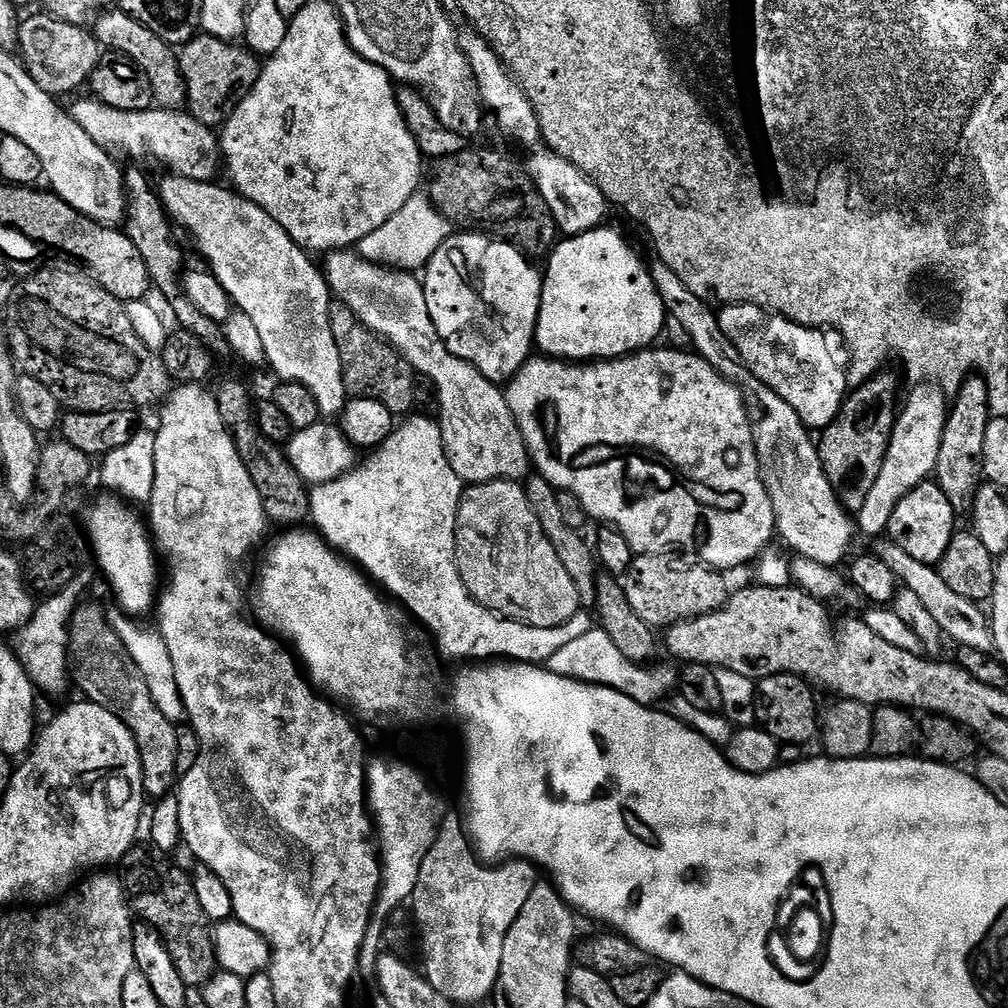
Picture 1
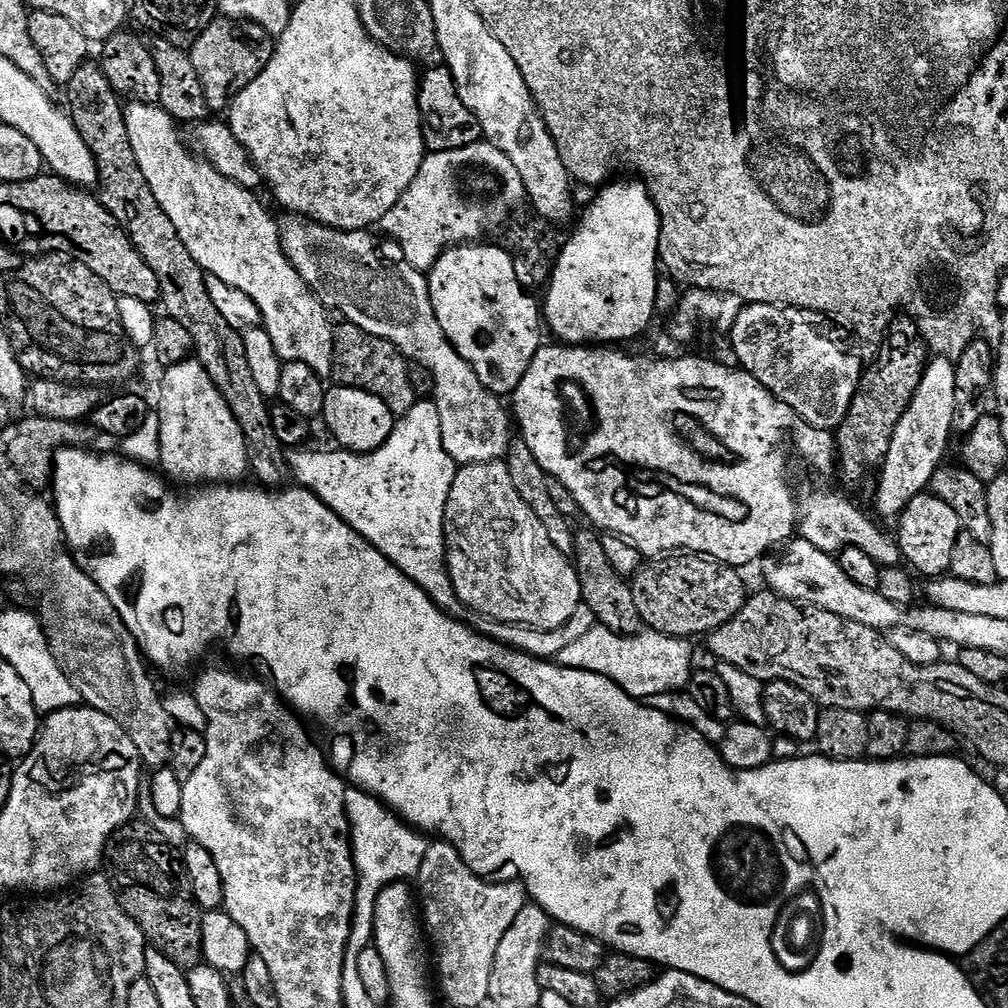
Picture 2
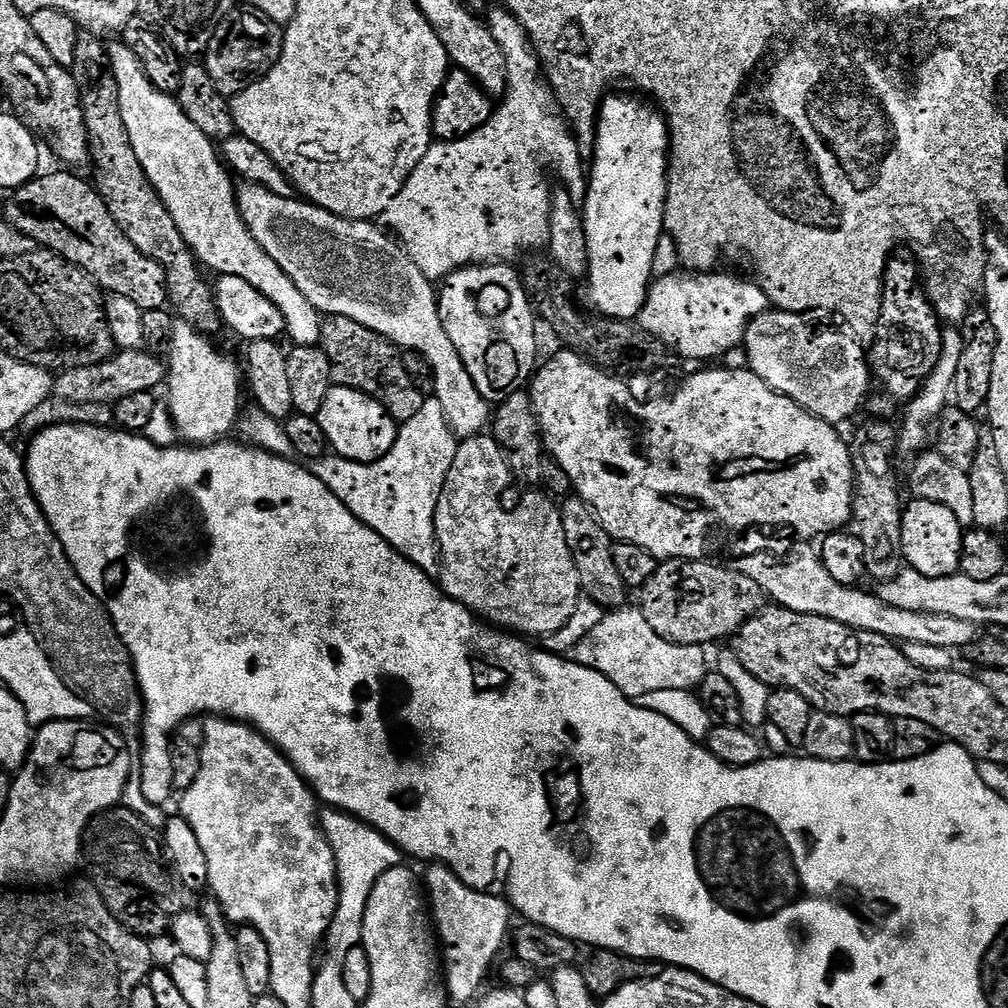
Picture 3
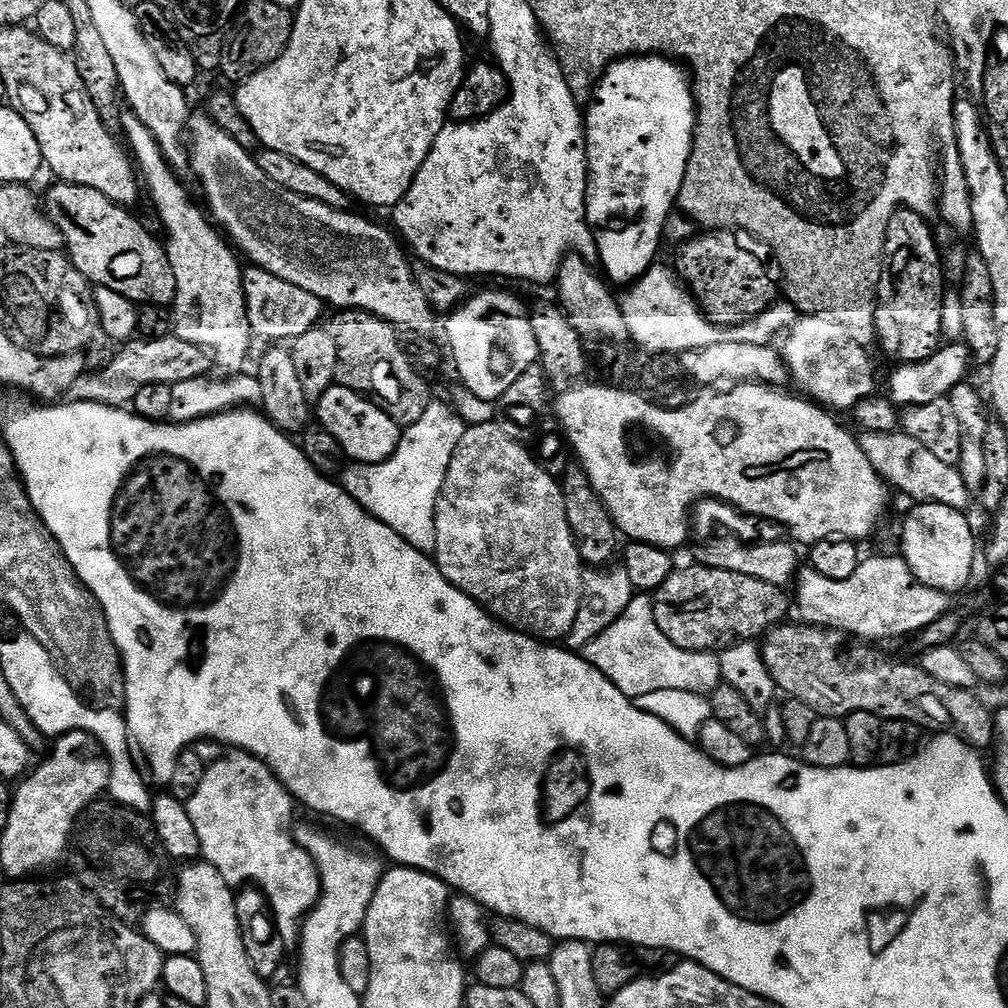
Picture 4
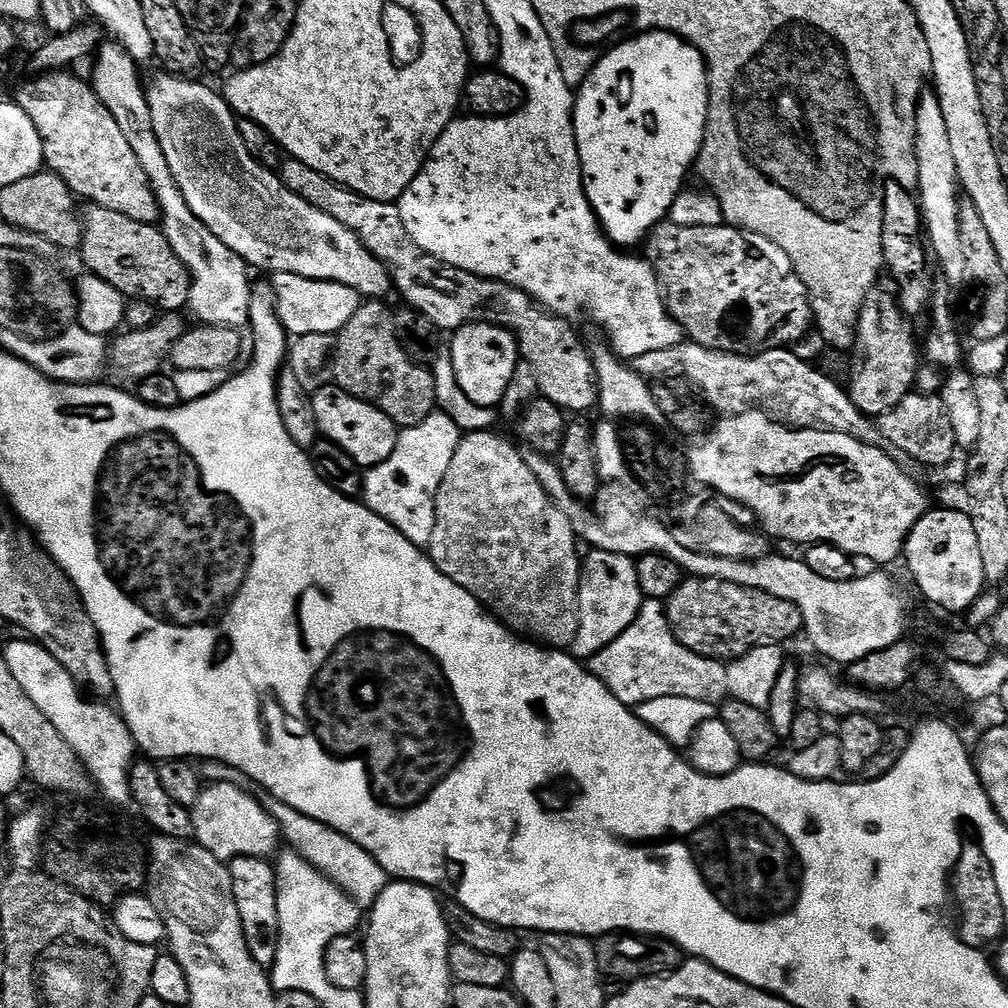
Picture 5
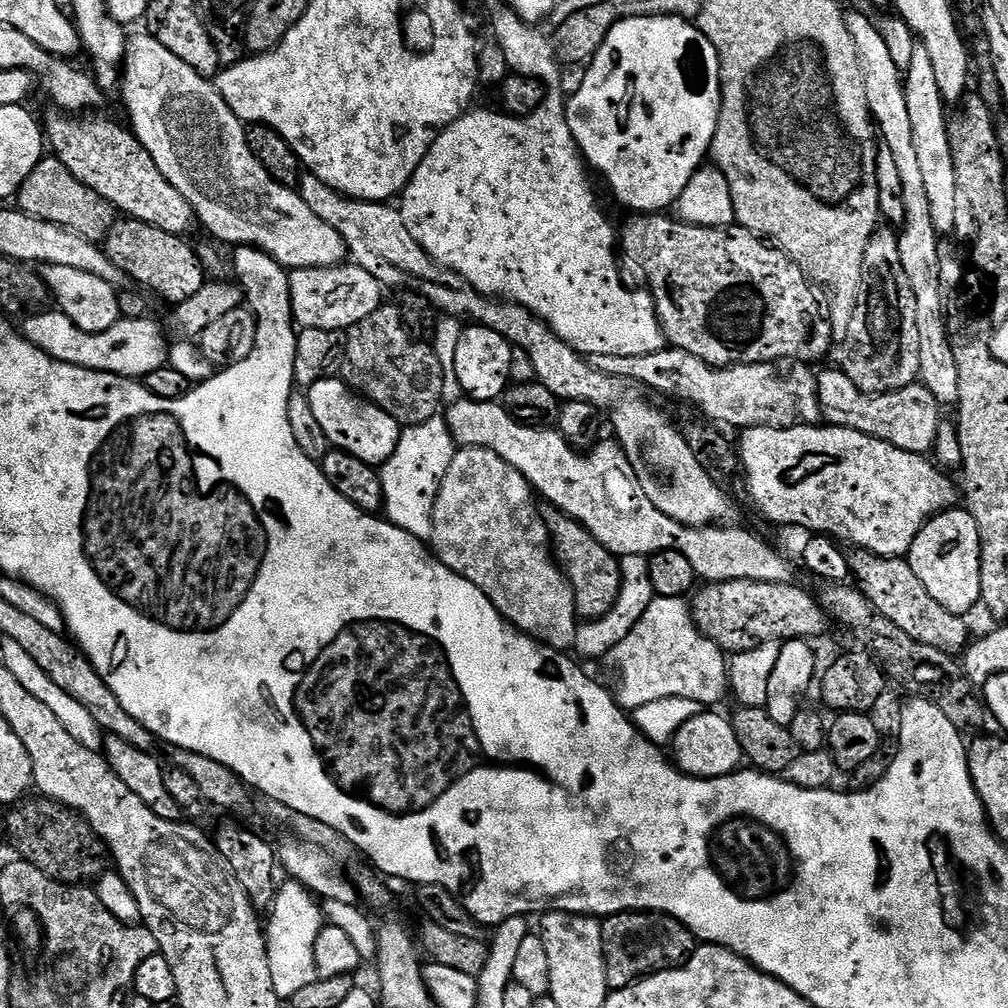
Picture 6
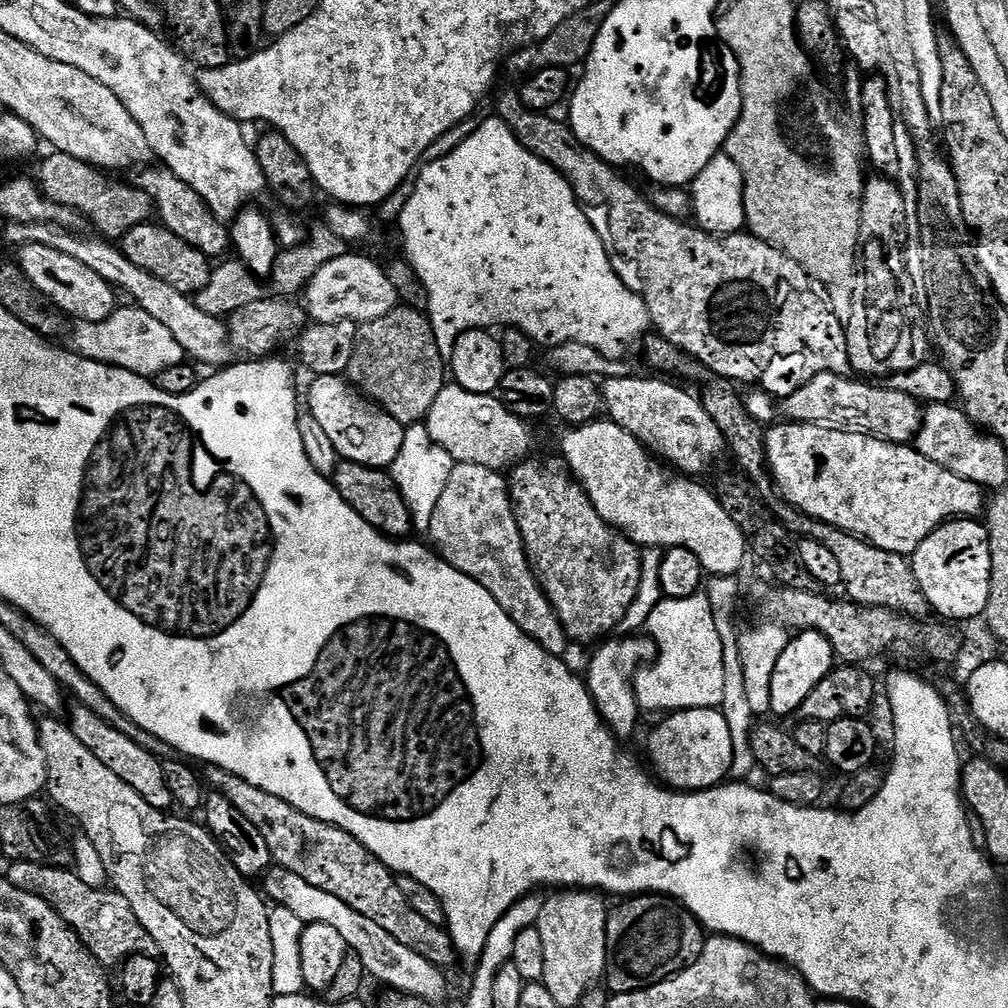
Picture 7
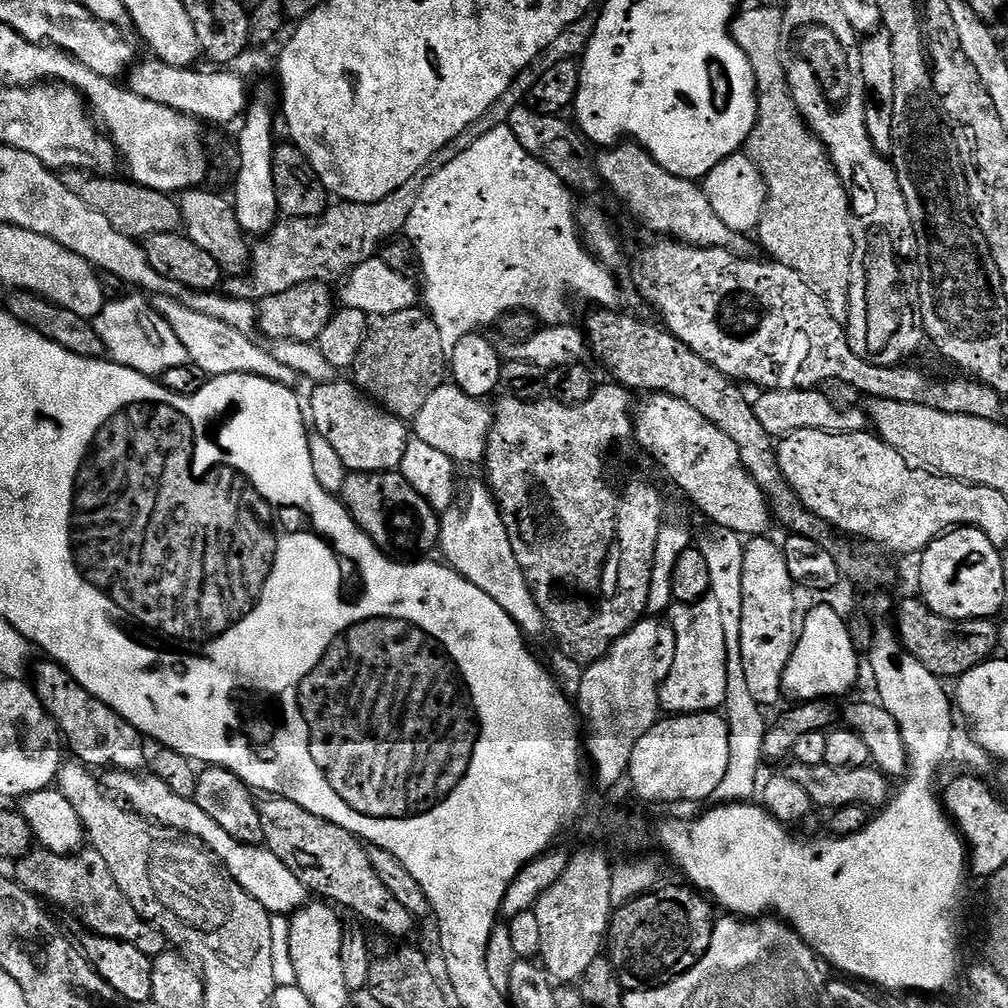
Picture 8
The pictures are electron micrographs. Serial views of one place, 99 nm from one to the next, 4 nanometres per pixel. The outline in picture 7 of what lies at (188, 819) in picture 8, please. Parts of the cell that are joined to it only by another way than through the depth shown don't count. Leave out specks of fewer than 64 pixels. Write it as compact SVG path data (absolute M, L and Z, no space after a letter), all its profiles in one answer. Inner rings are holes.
M279 866L273 867L263 877L262 892L273 905L285 908L298 914L304 924L325 924L334 926L338 934L342 934L342 942L346 942L349 953L355 954L362 962L365 973L376 980L381 980L385 989L404 992L410 996L422 997L434 1006L444 1001L448 992L445 971L432 963L412 948L403 946L382 926L370 922L370 918L362 918L358 910L350 910L342 898L334 898L334 894L326 894L326 890L318 890L318 886L310 886L306 878L298 878L290 870Z

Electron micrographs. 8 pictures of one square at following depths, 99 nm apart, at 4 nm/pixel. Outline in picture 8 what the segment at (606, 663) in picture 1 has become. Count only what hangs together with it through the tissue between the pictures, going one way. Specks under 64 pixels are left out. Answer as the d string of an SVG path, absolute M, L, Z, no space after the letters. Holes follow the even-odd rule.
M711 595L692 604L673 603L666 613L676 635L674 666L660 688L660 707L668 714L716 712L726 698L727 648L721 609Z

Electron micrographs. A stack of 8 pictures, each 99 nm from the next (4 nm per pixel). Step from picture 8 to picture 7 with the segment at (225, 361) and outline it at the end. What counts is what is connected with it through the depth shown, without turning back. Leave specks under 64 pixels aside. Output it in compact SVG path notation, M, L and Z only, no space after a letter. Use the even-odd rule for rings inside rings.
M13 224L7 225L4 236L15 246L26 244L41 244L50 246L54 250L62 250L62 254L70 254L70 258L78 258L82 266L90 266L94 274L98 274L113 289L121 287L134 297L135 307L146 310L150 318L155 318L174 334L174 342L182 346L185 357L191 358L197 365L209 364L212 370L220 370L231 365L234 360L232 343L228 337L228 325L218 317L198 310L192 296L184 296L174 286L162 282L162 278L154 278L142 266L134 266L130 258L124 256L123 251L115 243L103 238L91 240L88 236L79 236L79 231L61 228L58 224Z

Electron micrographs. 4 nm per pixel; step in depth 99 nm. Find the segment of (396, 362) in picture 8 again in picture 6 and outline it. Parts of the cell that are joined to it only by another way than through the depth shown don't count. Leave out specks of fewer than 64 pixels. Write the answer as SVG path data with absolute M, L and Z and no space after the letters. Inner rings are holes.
M384 302L368 318L347 330L348 345L344 355L342 379L349 388L369 399L386 414L390 414L401 426L421 424L434 418L441 411L444 400L444 379L446 373L431 343L421 342L413 337L402 322L402 314L395 303Z

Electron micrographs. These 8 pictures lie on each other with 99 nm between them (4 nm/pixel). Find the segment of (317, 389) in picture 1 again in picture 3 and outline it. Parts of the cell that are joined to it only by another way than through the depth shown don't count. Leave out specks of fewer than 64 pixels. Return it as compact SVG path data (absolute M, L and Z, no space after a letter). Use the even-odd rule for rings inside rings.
M111 45L108 59L112 62L122 118L126 121L134 152L142 162L142 170L146 170L146 178L150 178L166 210L170 210L170 218L174 218L178 230L182 230L182 238L186 238L196 259L205 269L213 268L220 276L237 275L246 279L276 303L285 318L286 336L293 340L293 345L319 345L322 340L321 313L256 241L241 211L234 184L232 188L229 169L213 139L195 125L189 109L177 97L176 101L167 96L154 83L135 47Z

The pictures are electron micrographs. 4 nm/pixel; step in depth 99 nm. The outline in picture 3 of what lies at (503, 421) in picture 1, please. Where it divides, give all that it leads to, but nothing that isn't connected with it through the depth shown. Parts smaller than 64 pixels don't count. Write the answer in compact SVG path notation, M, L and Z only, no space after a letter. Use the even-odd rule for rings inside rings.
M244 182L241 185L238 188L238 199L248 228L262 248L278 262L278 266L282 266L294 286L302 290L302 294L315 306L316 311L325 317L350 318L382 334L401 349L409 348L410 351L425 356L432 363L432 372L436 375L435 399L442 402L442 408L446 410L446 420L452 427L453 434L458 438L481 435L493 419L493 405L480 393L458 350L454 350L454 342L450 342L450 334L446 334L442 326L437 289L433 281L412 261L411 255L379 223L340 216L318 207L307 199L295 200L292 196L271 192L273 189L266 184Z

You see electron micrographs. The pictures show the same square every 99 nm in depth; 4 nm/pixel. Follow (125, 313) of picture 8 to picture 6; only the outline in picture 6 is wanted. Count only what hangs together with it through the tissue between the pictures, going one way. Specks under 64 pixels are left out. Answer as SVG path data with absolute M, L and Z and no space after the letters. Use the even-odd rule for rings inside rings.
M44 310L39 314L32 314L27 317L29 320L26 335L31 344L38 346L56 360L129 378L149 376L154 370L167 365L169 341L164 341L159 326L150 318L141 320L121 319L105 332L87 332L78 326L74 326L74 322L70 322L70 318L65 312L48 311Z

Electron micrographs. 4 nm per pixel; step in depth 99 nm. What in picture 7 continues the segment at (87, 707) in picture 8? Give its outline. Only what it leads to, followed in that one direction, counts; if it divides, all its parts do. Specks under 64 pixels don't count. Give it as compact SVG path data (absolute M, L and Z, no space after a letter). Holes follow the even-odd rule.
M76 704L73 709L73 712L66 716L66 723L71 728L74 738L78 738L78 742L82 742L82 746L86 746L86 750L90 750L90 754L94 754L98 762L102 762L102 766L107 766L111 772L118 774L118 778L122 778L126 786L130 786L146 802L150 802L150 806L161 810L171 809L172 795L166 787L161 757L150 754L150 750L142 750L142 746L138 746L134 738L126 738L122 730L114 730L114 726L98 718L94 710L81 704Z

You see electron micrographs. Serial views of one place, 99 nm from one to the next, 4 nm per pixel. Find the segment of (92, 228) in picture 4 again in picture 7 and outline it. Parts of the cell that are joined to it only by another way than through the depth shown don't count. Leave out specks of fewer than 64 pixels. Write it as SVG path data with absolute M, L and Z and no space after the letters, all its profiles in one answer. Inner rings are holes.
M156 222L134 226L134 230L124 235L122 251L126 258L130 258L130 262L134 262L134 266L142 266L142 270L154 274L154 278L162 278L162 282L174 286L174 290L184 296L192 296L203 290L210 282L214 269L213 261L202 254L202 250L190 246L190 242L182 242L178 234Z

